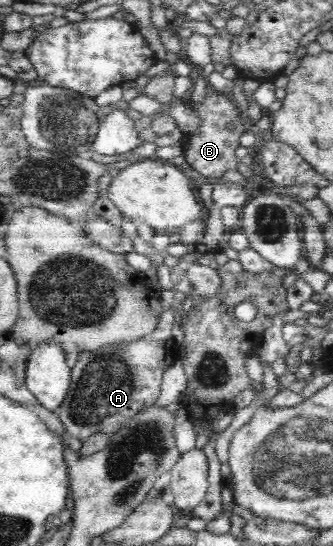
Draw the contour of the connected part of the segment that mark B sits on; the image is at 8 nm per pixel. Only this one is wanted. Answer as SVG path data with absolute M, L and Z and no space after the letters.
M210 91L208 99L204 99L200 103L200 107L196 109L196 113L204 119L202 127L198 131L192 131L188 137L188 145L186 145L186 159L187 163L198 173L206 177L215 178L217 181L222 179L224 171L236 169L236 147L240 133L244 131L238 107L234 101L230 101L228 97L220 95L217 91Z

